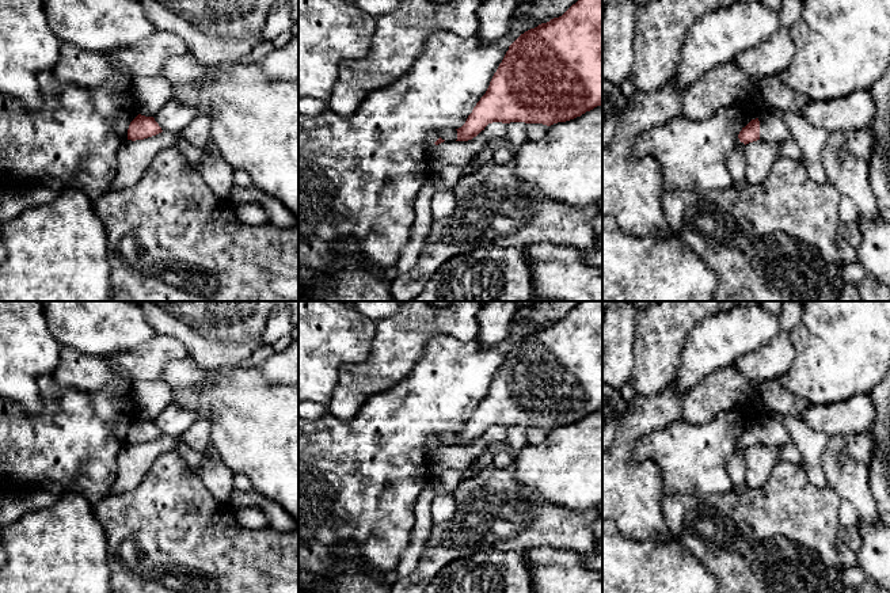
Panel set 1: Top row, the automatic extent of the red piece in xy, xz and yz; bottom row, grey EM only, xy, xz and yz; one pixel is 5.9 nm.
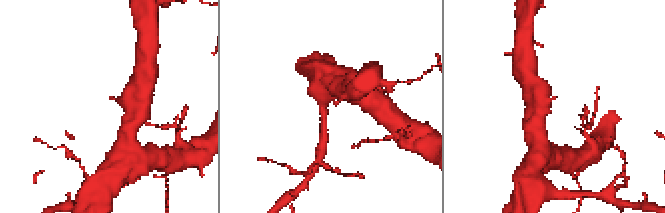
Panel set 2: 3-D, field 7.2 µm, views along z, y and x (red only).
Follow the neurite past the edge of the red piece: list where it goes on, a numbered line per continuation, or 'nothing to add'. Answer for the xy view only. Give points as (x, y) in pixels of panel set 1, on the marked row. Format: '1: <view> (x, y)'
nothing to add

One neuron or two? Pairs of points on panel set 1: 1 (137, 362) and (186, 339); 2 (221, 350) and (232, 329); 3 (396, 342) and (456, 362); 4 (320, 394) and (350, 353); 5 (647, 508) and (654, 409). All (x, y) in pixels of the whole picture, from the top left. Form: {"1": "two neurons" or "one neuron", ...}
{"1": "two neurons", "2": "two neurons", "3": "two neurons", "4": "one neuron", "5": "one neuron"}

